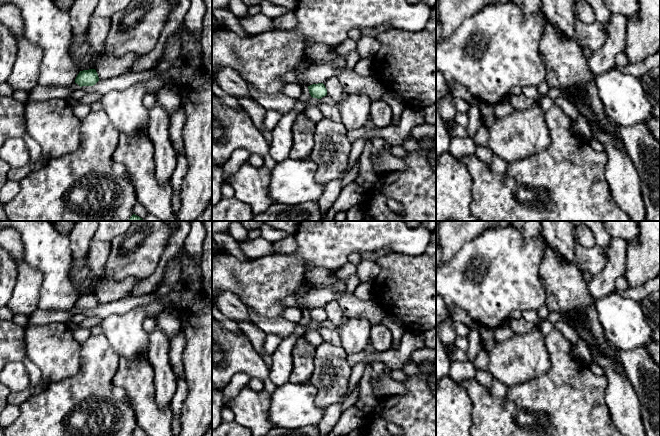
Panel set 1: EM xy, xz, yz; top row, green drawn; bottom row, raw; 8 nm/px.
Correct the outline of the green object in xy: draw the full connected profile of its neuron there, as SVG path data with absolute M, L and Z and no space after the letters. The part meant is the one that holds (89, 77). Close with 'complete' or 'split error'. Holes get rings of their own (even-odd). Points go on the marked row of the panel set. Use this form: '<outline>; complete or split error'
M95 69L80 71L75 79L80 87L82 86L93 86L99 81L98 74Z; complete

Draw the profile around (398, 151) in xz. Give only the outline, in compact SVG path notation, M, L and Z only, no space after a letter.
M391 146L389 150L393 156L399 158L403 158L407 154L407 151L403 148L403 146Z

